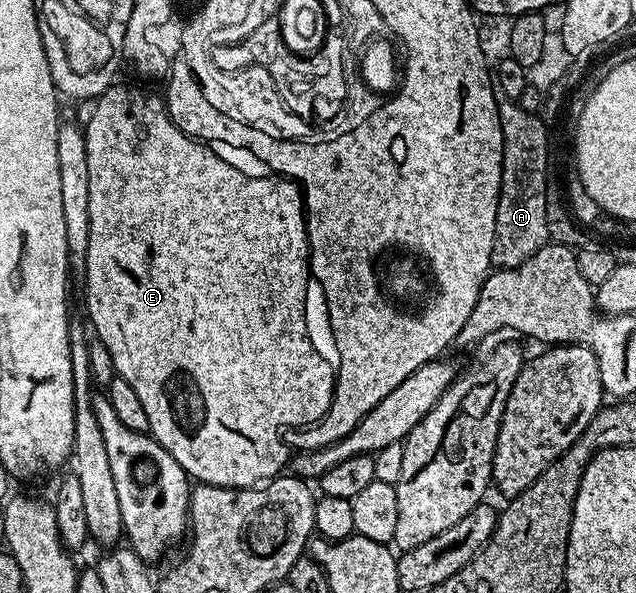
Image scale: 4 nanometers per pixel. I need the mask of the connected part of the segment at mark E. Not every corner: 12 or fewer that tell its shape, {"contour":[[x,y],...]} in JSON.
{"contour":[[112,84],[87,314],[205,486],[329,408],[303,206]]}

